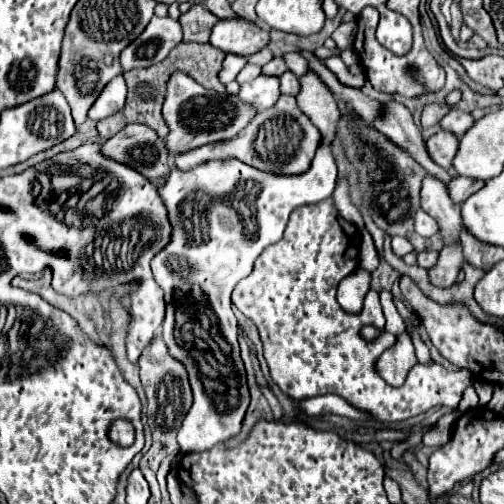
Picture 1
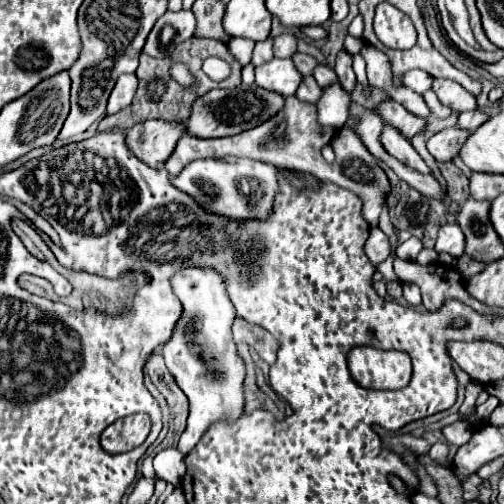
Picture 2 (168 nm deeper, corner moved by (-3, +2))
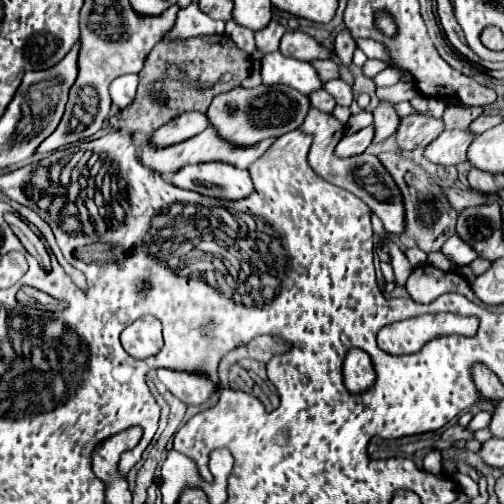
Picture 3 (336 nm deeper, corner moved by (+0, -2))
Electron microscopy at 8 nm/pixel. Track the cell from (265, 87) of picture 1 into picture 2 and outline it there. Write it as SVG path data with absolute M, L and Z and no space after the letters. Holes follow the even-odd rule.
M277 59L259 65L255 69L255 83L263 89L277 91L281 95L295 95L295 89L303 81L303 75L297 71L293 59Z

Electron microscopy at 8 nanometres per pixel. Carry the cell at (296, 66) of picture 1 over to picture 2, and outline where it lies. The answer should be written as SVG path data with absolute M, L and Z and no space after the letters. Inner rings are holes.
M319 65L319 67L315 69L313 77L317 79L317 83L319 83L321 87L327 87L327 85L339 83L339 81L337 81L337 77L335 77L335 71L333 71L331 67L327 67L327 65Z

